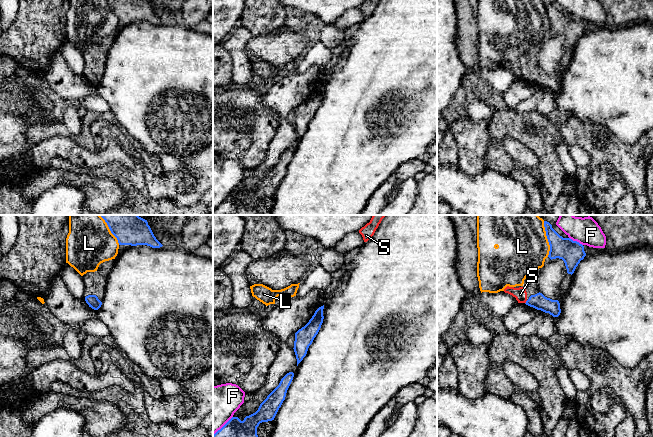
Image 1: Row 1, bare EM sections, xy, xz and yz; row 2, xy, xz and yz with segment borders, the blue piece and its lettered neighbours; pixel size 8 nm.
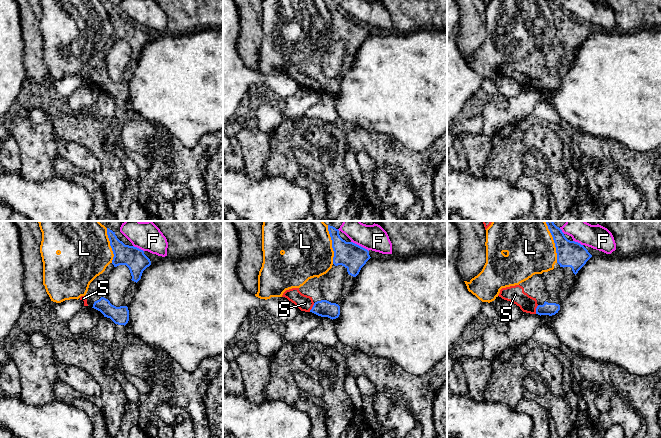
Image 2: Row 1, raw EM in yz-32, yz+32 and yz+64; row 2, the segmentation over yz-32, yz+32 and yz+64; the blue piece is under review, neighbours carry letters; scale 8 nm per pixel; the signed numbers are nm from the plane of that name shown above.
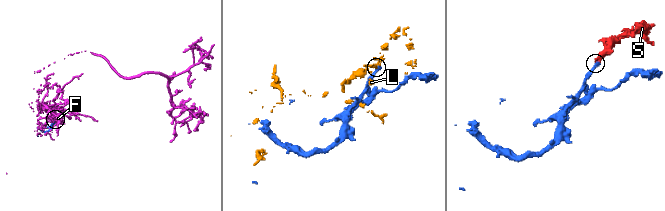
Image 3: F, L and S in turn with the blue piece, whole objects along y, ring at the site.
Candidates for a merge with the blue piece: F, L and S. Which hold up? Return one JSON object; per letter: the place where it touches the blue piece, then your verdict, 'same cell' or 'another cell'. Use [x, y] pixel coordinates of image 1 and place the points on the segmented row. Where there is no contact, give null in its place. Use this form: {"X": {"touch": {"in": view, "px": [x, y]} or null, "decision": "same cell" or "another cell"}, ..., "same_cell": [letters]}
{"F": {"touch": {"in": "yz", "px": [576, 241]}, "decision": "another cell"}, "L": {"touch": {"in": "yz", "px": [547, 238]}, "decision": "another cell"}, "S": {"touch": {"in": "yz", "px": [526, 302]}, "decision": "same cell"}, "same_cell": ["S"]}

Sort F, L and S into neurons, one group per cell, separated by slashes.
F / L / S

